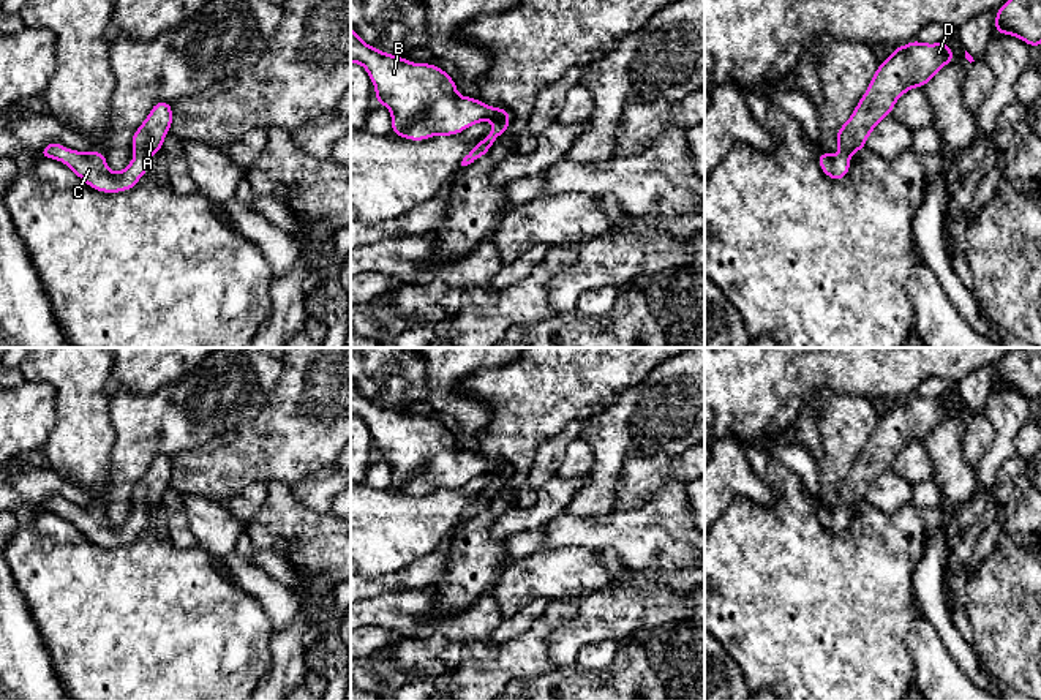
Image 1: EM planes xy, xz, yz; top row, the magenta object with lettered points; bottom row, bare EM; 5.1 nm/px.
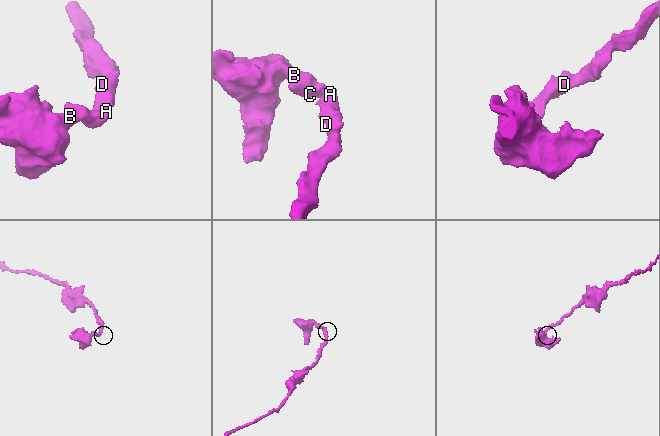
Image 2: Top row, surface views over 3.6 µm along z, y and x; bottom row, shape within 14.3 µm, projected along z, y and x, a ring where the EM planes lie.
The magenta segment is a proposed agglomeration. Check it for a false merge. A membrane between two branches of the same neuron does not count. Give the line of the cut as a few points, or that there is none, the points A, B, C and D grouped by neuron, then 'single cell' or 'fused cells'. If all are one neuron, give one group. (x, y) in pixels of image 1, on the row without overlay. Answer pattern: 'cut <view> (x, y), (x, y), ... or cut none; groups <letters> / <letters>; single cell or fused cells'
cut none; groups A B C D; single cell

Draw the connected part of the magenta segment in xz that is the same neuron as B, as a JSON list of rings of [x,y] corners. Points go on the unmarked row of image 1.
[[[351,381],[351,417],[360,417],[374,442],[376,457],[392,468],[390,485],[409,495],[460,488],[471,479],[491,474],[493,484],[463,512],[468,520],[482,512],[496,491],[507,487],[510,466],[477,452],[460,450],[457,436],[439,420],[412,417],[385,408],[360,393]]]

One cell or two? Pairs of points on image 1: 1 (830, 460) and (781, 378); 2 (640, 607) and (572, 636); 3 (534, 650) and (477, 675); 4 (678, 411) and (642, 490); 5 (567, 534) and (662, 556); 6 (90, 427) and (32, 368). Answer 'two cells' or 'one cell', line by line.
1: two cells
2: one cell
3: one cell
4: two cells
5: one cell
6: one cell

